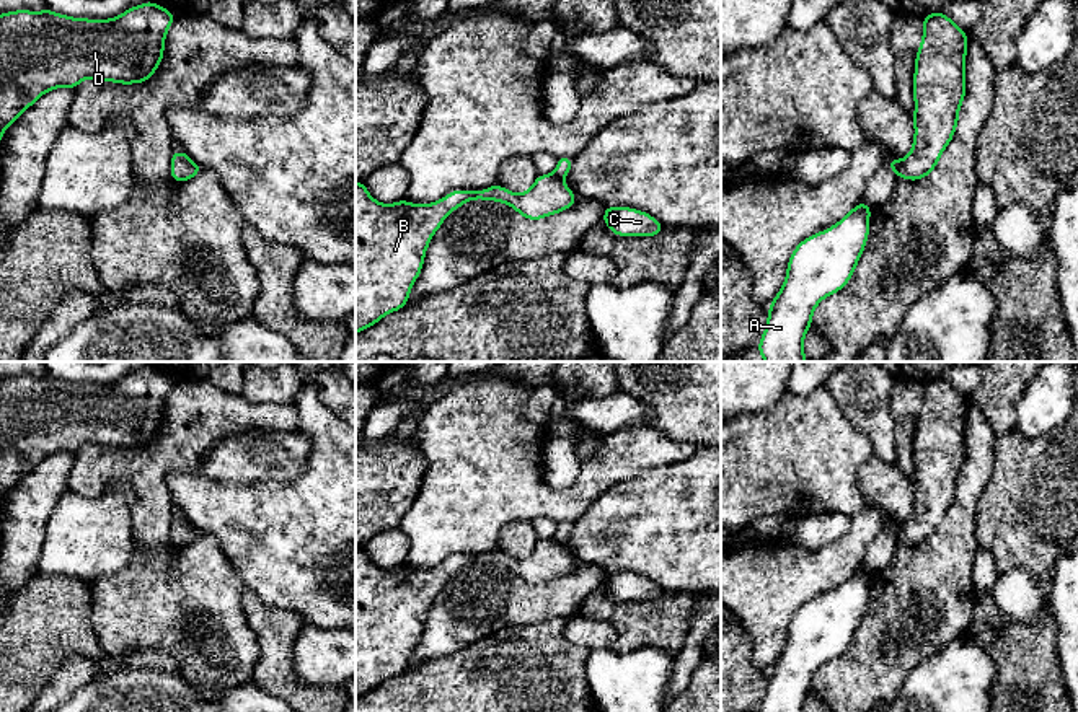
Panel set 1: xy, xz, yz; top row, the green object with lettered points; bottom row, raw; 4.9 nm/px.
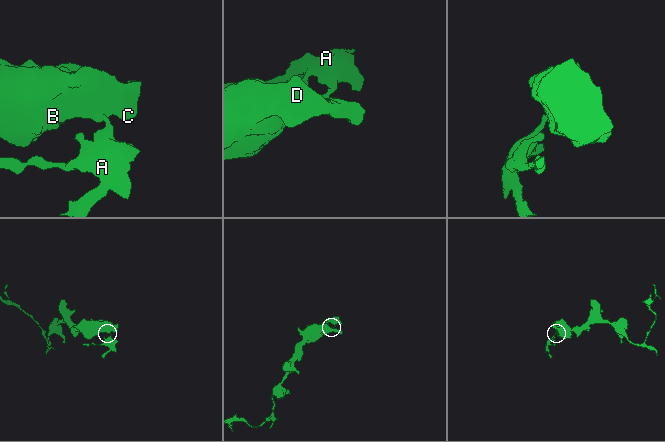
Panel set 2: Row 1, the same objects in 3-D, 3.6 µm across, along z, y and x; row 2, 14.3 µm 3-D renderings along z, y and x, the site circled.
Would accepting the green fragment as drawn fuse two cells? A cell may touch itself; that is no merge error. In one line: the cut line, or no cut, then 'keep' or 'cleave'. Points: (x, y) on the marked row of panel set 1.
yz (901, 160), (899, 176) | cleave

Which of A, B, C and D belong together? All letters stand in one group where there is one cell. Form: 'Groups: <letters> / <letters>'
Groups: A / B C D

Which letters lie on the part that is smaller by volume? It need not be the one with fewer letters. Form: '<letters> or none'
A

